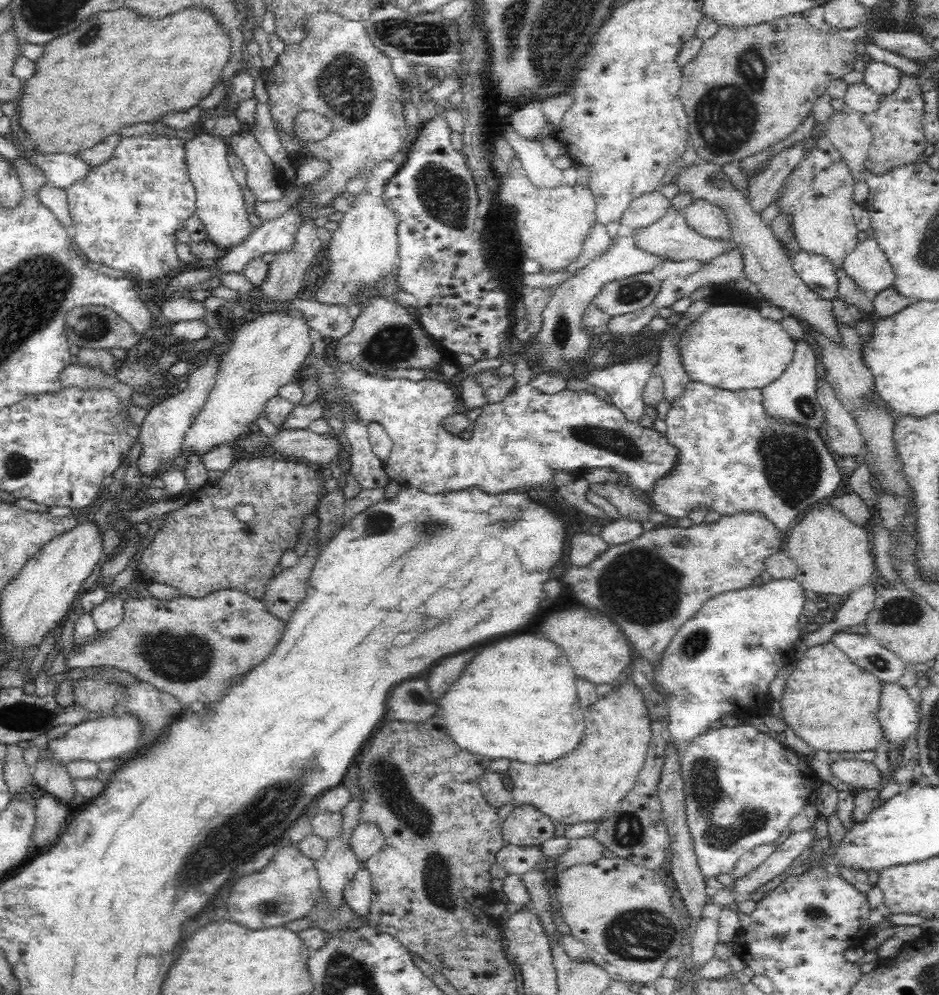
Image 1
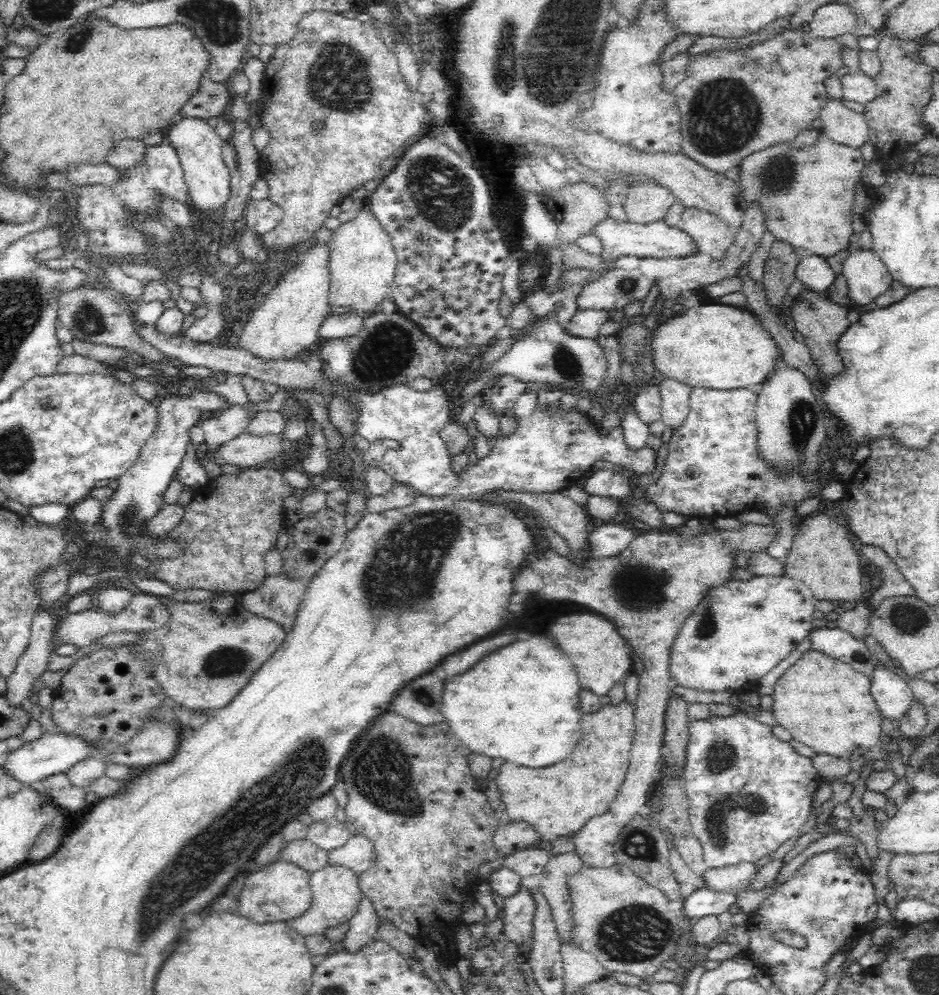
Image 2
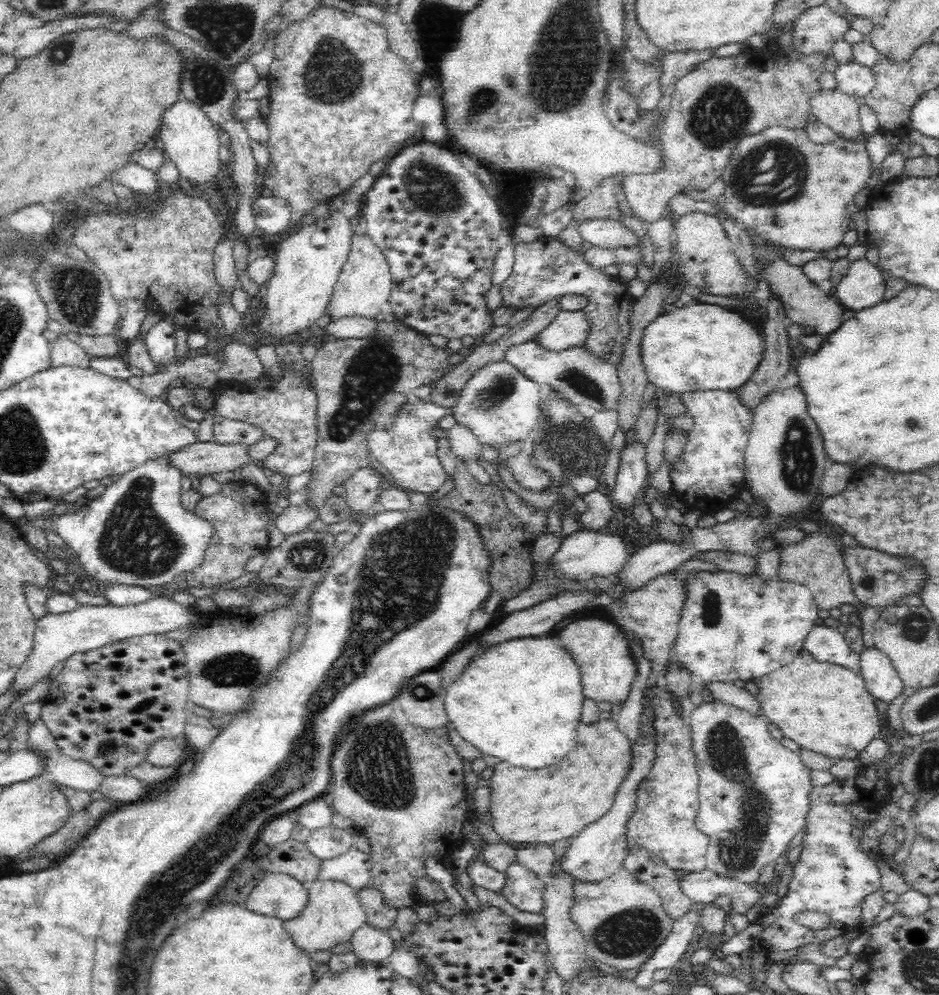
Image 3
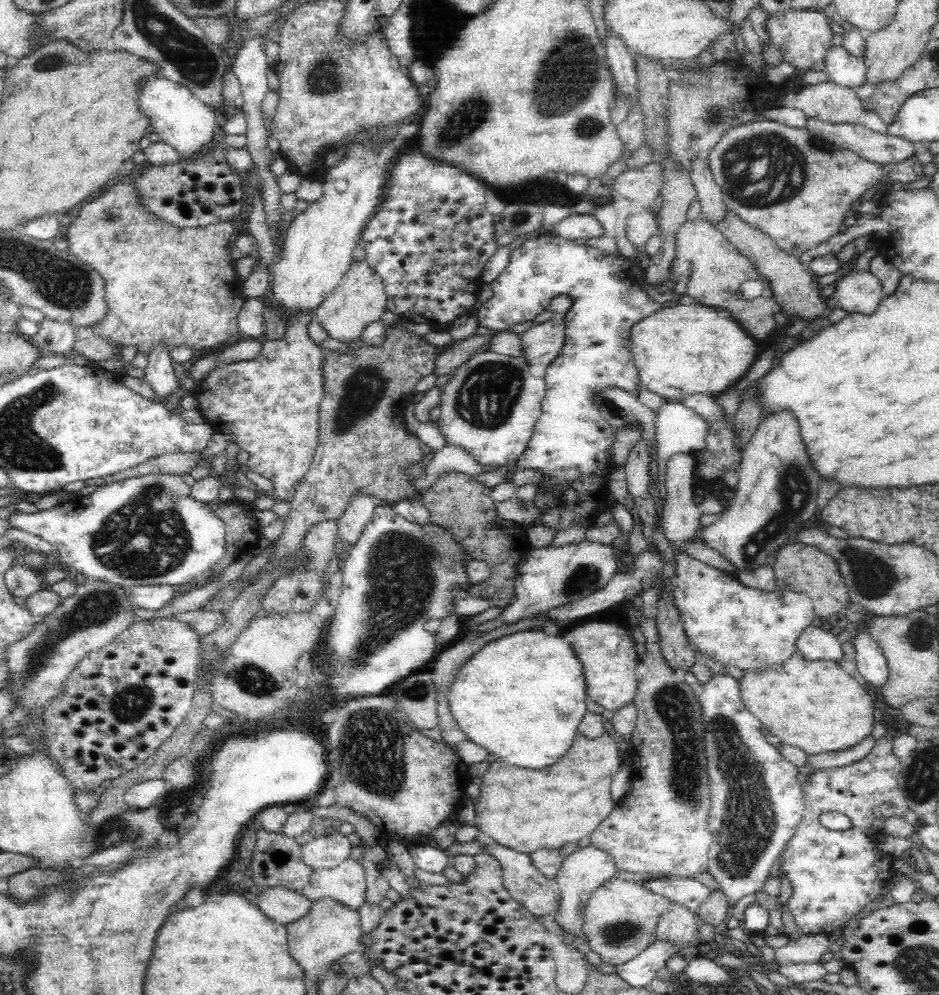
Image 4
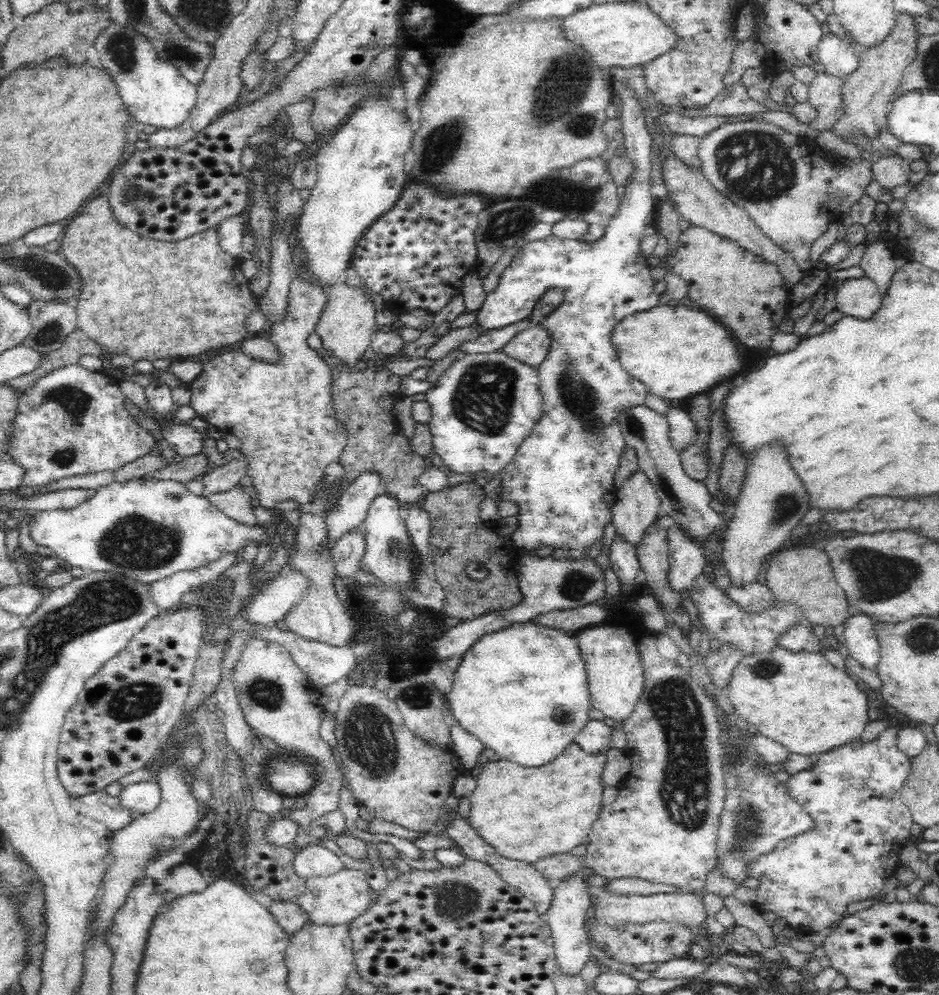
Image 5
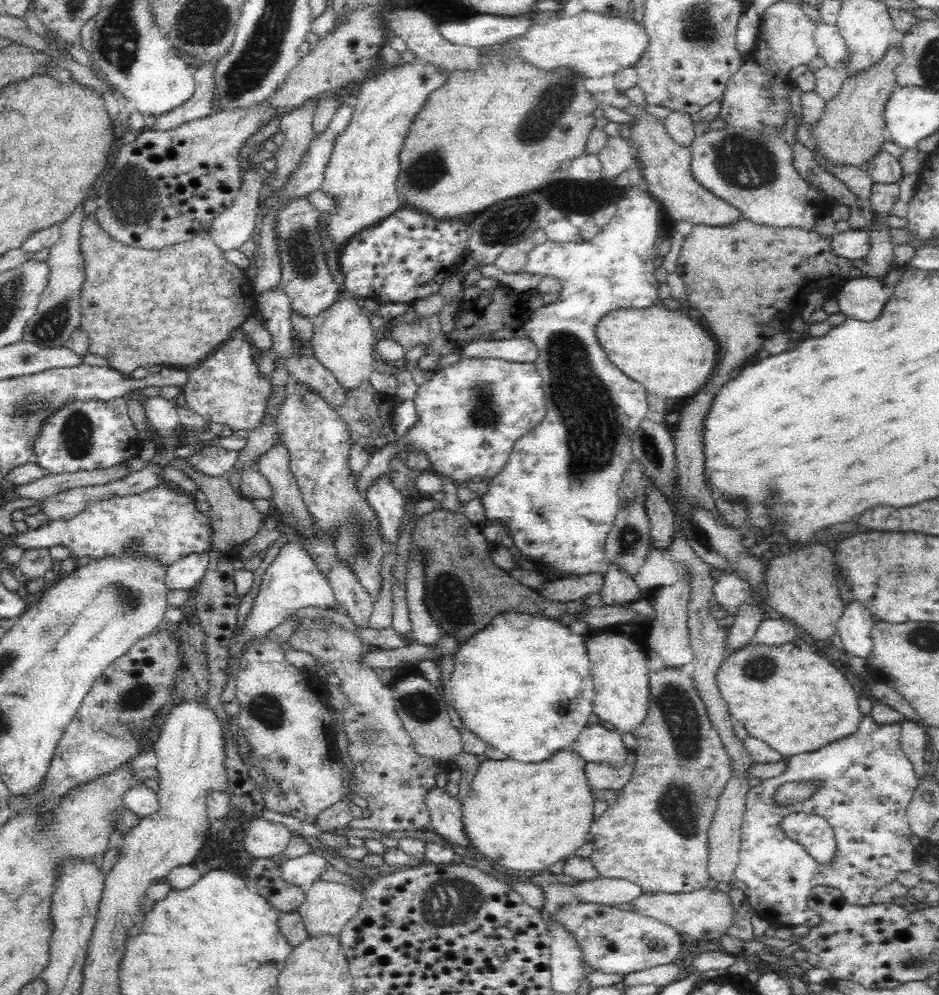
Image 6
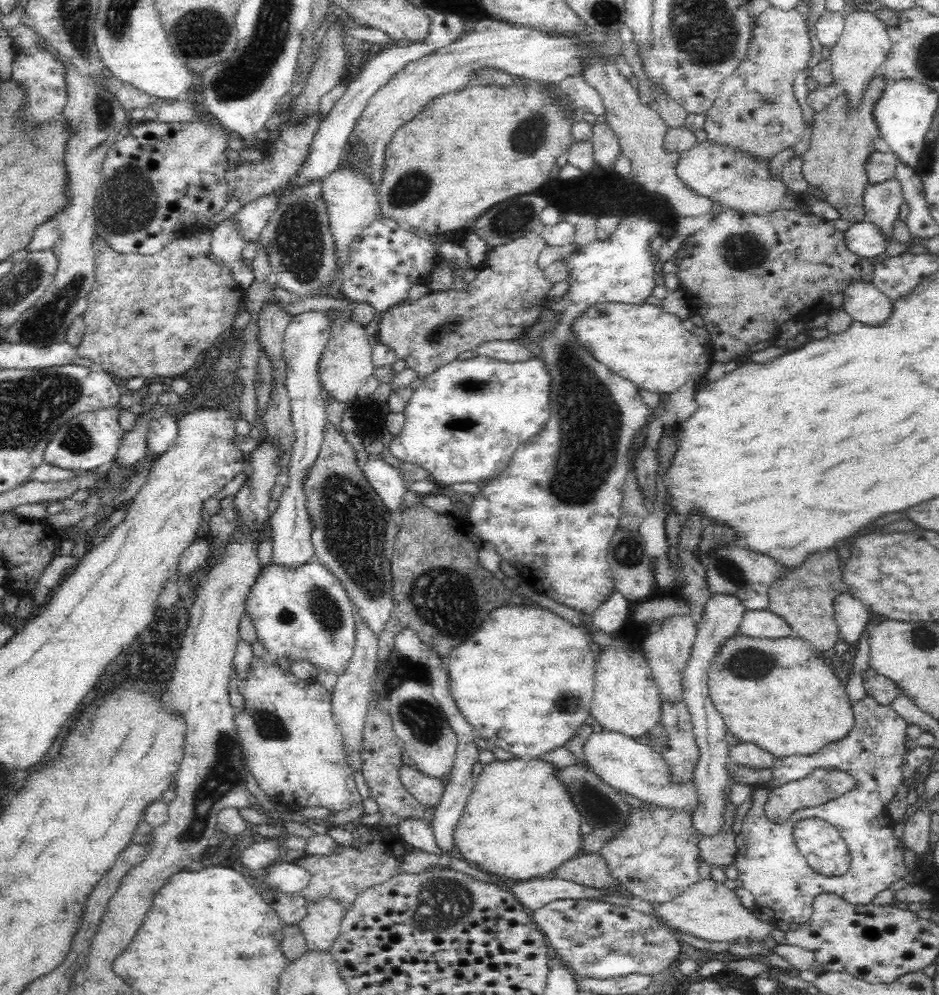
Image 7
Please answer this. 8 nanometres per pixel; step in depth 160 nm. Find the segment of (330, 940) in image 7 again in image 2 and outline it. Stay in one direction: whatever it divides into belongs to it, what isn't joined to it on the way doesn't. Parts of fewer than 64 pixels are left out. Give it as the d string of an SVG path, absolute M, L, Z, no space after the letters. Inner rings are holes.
M349 833L346 844L335 848L328 854L328 863L344 865L356 874L368 870L376 860L376 849L372 840L364 833Z

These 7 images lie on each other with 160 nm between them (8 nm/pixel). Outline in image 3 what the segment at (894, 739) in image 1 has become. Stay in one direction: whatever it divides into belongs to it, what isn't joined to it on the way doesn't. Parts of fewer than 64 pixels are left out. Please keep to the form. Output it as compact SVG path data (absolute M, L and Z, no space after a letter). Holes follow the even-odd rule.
M876 648L862 650L861 676L867 692L884 704L892 704L905 689L890 658Z

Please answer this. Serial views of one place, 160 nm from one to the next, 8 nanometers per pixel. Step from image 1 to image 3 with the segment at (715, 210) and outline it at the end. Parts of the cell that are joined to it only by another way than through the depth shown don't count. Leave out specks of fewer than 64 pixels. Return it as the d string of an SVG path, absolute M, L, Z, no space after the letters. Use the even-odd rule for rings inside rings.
M692 212L677 217L674 229L677 233L677 268L687 284L700 288L701 292L726 298L748 298L748 294L756 290L759 279L750 278L740 268L732 249L732 242L720 218L708 216L704 212Z

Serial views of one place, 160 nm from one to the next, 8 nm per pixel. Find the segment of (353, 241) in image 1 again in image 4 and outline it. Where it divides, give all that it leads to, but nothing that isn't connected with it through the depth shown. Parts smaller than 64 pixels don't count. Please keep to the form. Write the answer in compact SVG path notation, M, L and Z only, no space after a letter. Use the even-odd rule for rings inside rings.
M366 257L364 260L353 260L340 284L318 306L317 322L330 338L350 344L359 341L362 329L371 322L380 321L380 316L387 310L388 295L383 282L384 279L376 273Z

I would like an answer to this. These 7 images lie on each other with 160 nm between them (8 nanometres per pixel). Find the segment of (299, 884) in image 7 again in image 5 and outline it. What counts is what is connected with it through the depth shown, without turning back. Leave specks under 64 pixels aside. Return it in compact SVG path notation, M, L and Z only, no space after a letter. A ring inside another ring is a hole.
M312 841L297 850L294 868L300 877L307 879L312 876L330 876L343 868L340 858L322 844Z

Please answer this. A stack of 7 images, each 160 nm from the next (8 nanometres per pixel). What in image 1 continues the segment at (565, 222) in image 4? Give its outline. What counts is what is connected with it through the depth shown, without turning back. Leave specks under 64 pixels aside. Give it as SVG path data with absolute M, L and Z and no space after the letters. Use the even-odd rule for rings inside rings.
M670 205L666 215L660 218L658 222L654 222L648 228L640 228L635 232L637 242L641 248L650 253L658 255L666 255L668 260L684 262L684 260L692 260L695 258L700 262L710 262L710 260L718 259L720 254L726 254L738 249L738 244L731 239L723 240L722 238L708 238L693 230L686 223L685 219L674 206Z

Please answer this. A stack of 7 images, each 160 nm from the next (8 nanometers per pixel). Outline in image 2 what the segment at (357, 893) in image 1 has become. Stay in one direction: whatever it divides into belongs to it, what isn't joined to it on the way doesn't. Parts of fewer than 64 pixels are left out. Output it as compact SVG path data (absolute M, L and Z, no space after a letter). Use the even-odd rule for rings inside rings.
M362 894L355 913L349 918L349 930L343 941L344 948L356 952L361 946L377 937L379 930L378 913L368 896Z

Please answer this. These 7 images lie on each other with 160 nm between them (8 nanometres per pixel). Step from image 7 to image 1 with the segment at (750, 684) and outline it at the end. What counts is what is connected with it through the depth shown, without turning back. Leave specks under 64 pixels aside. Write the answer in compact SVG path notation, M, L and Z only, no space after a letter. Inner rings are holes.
M830 640L816 645L816 648L810 648L806 652L806 658L798 662L782 696L782 713L794 733L823 756L874 750L879 742L883 741L882 729L877 718L883 686L882 681L851 662L846 653Z

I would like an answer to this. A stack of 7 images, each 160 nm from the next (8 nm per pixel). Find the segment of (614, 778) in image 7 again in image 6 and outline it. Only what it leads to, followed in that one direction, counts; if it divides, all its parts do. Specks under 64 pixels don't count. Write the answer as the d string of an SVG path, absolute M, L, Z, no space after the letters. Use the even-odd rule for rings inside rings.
M598 724L587 726L578 735L572 750L588 762L610 761L614 765L621 765L630 752L623 745L620 733L607 730Z

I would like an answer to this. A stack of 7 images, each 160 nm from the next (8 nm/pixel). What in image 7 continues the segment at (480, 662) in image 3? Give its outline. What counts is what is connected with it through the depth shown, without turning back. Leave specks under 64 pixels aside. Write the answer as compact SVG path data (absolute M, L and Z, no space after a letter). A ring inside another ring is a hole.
M526 604L496 608L484 619L480 625L480 630L477 629L468 640L460 644L446 660L452 698L456 701L467 724L475 730L476 735L487 740L492 747L502 748L502 750L506 750L512 756L522 760L540 757L546 752L552 752L552 750L568 744L568 740L581 730L584 721L591 715L595 692L596 648L590 650L588 644L588 639L580 628L548 609Z

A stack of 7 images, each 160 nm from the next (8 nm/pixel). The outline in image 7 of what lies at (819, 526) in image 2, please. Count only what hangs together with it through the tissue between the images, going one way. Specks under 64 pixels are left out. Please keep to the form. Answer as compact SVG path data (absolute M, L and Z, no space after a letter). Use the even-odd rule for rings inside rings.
M834 550L812 552L807 560L796 568L781 565L776 579L769 586L769 605L774 614L788 621L793 635L809 642L820 655L839 643L839 628L835 621L834 604L840 594L845 593L841 581L842 566L836 562Z

